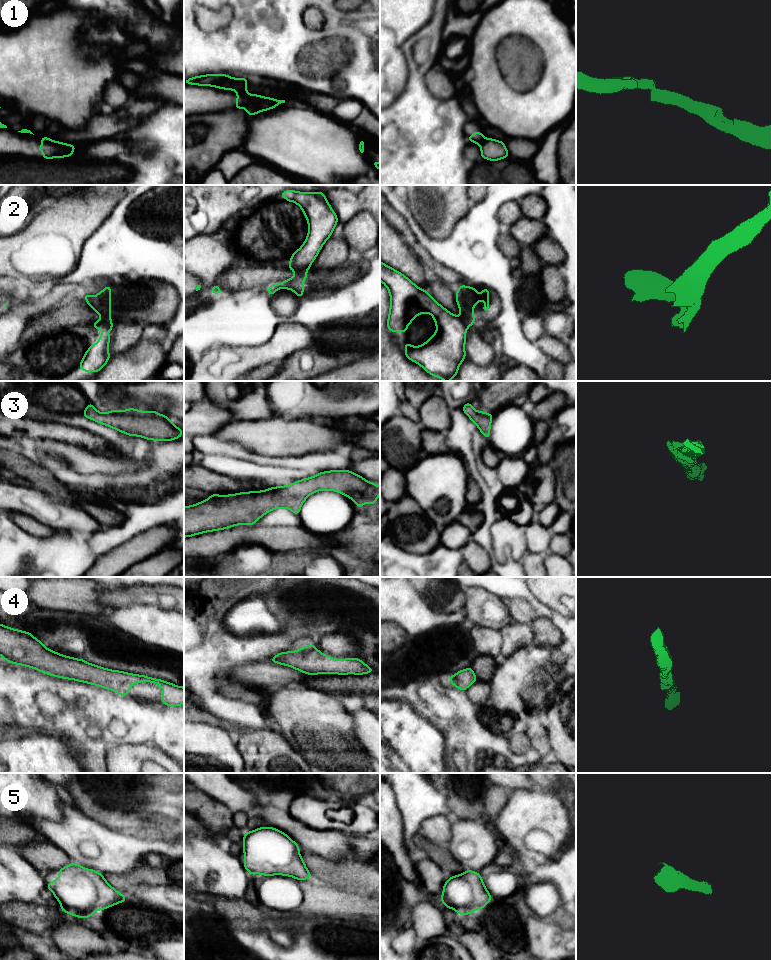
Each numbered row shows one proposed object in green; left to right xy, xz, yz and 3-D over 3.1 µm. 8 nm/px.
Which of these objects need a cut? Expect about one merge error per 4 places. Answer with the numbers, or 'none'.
1, 2

